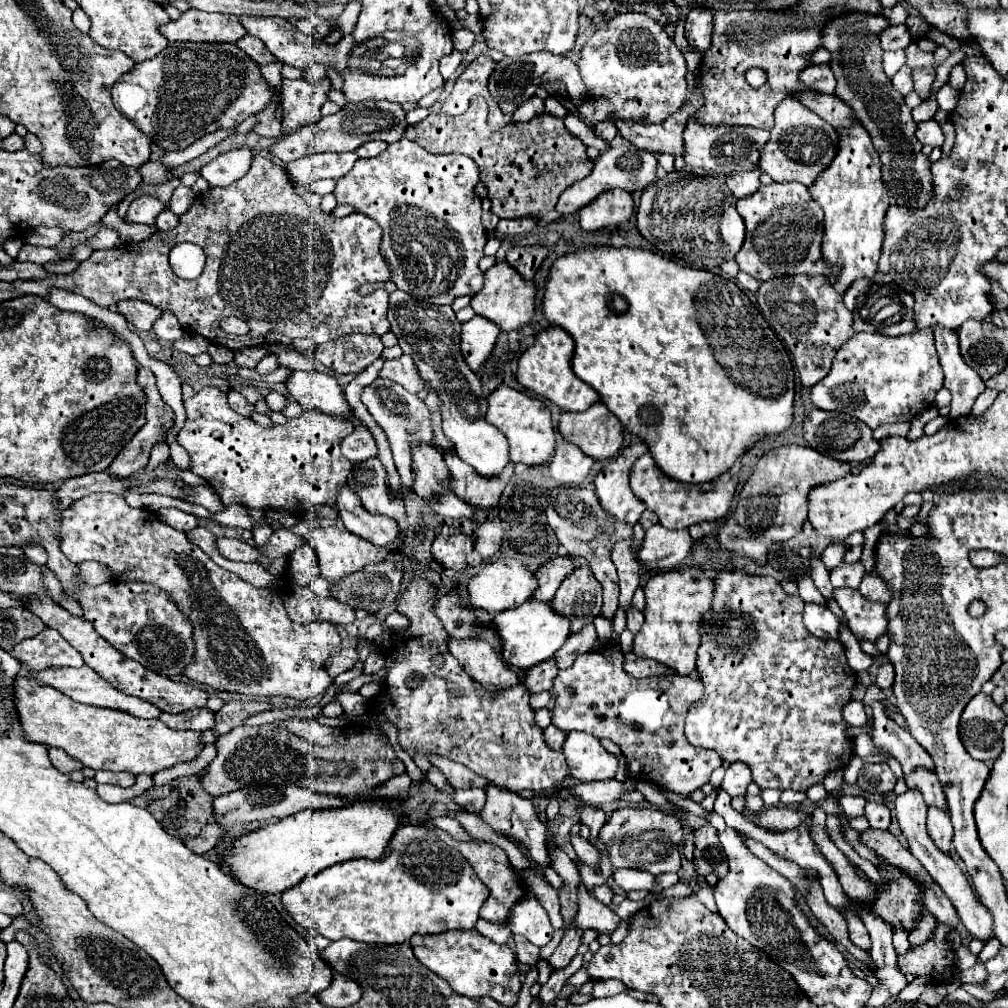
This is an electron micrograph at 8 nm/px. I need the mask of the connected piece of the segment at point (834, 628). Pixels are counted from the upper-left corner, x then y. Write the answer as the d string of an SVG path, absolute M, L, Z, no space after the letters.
M806 604L804 606L804 626L808 628L808 632L816 634L818 638L838 640L840 620L824 606Z

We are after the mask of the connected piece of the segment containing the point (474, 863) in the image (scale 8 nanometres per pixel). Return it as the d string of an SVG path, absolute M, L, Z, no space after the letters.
M436 830L436 836L438 836L442 842L446 842L448 846L452 846L454 850L458 850L458 852L470 862L470 866L474 868L476 876L488 886L490 898L488 898L488 902L482 904L482 908L480 908L480 918L484 918L484 920L488 920L488 922L492 922L492 924L506 924L508 918L510 918L512 906L514 906L516 902L520 902L520 900L526 896L526 890L524 890L522 884L520 884L520 876L512 870L506 852L504 852L500 846L496 846L496 844L486 844L486 842L456 842L456 840L452 840L448 834L444 834L442 830Z

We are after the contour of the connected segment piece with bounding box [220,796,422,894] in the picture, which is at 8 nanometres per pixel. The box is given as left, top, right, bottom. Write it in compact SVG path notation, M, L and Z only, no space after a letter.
M414 796L406 802L406 808L400 808L400 804L394 804L394 808L390 802L356 802L354 806L336 810L302 810L276 824L240 836L232 842L232 850L224 854L224 862L220 864L234 880L260 894L282 894L302 878L338 862L380 858L400 826L398 818L414 812L420 802L422 798Z

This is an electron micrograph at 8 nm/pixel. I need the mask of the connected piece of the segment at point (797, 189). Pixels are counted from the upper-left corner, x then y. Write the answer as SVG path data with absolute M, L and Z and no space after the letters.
M772 182L770 186L760 186L756 194L740 198L736 210L746 222L746 240L736 262L742 272L764 282L776 276L794 274L822 274L838 276L840 266L824 262L822 256L822 236L824 236L824 212L818 202L810 196L808 188L800 182Z

